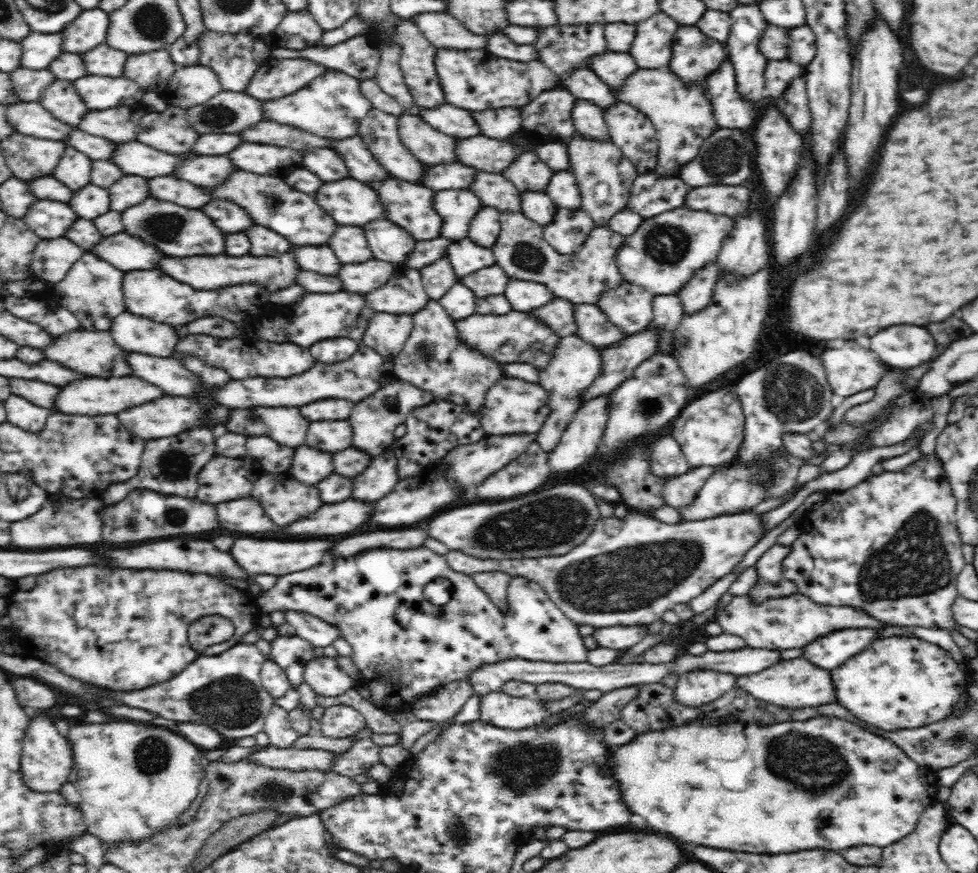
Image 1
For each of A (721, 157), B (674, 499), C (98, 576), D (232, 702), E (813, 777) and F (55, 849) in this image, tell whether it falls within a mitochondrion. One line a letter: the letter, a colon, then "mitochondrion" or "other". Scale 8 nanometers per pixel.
A: mitochondrion
B: other
C: other
D: mitochondrion
E: mitochondrion
F: other

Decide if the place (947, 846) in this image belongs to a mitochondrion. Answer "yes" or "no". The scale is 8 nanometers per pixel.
no

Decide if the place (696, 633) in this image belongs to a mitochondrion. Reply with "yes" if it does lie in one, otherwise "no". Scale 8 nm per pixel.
no

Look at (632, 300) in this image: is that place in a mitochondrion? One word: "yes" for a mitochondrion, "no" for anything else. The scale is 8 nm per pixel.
no

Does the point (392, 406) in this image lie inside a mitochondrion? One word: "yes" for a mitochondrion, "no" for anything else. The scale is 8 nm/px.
no

